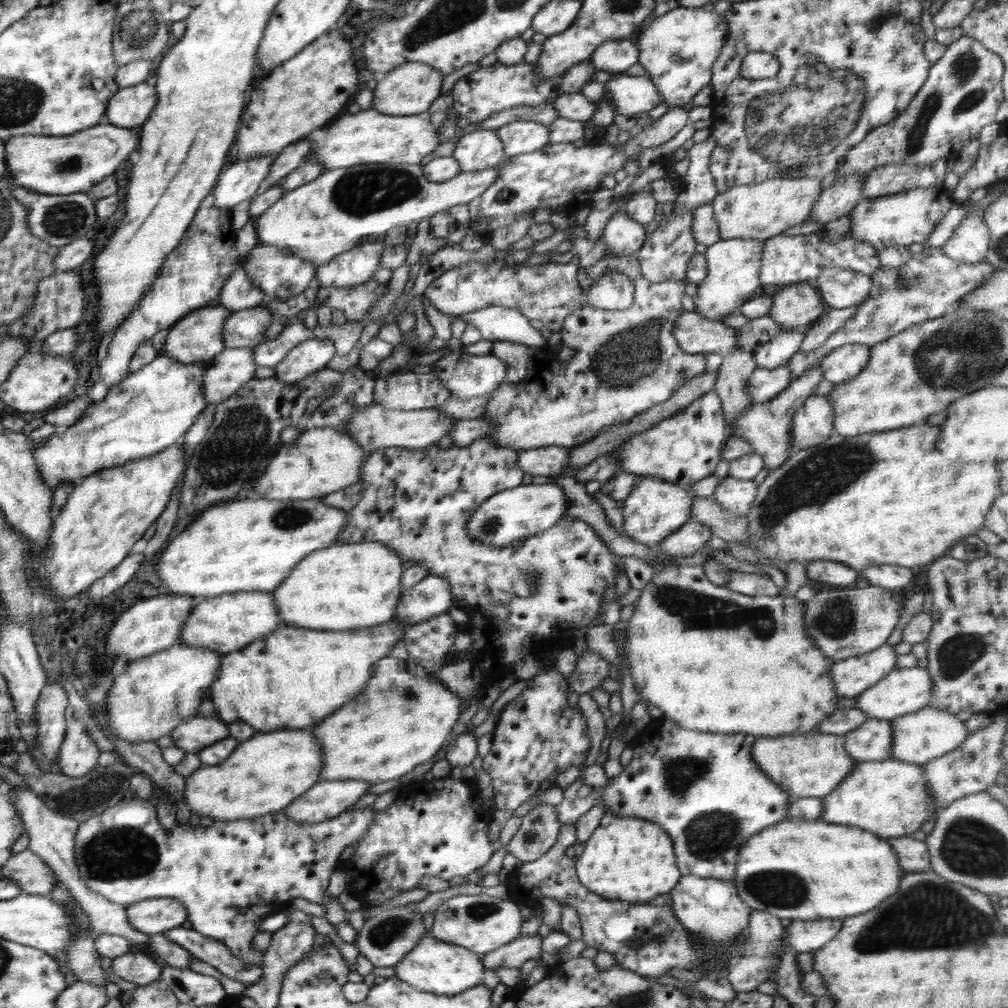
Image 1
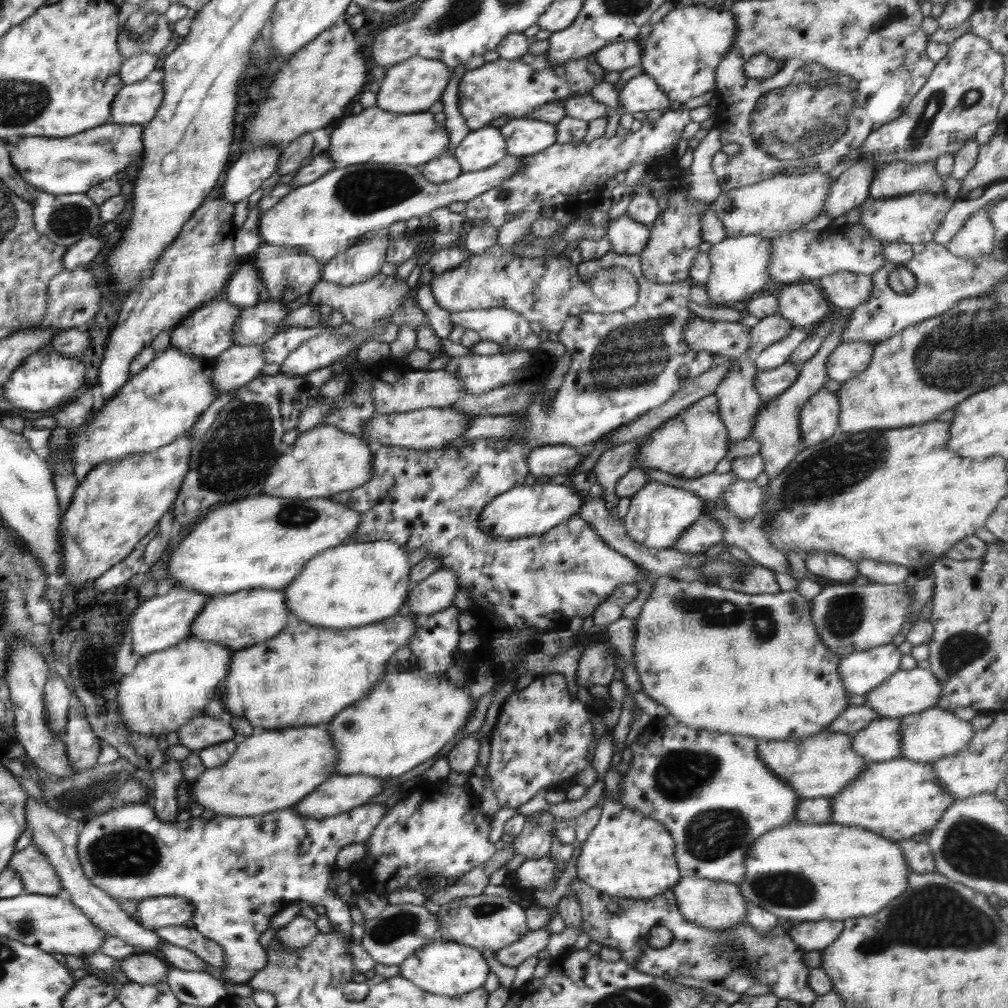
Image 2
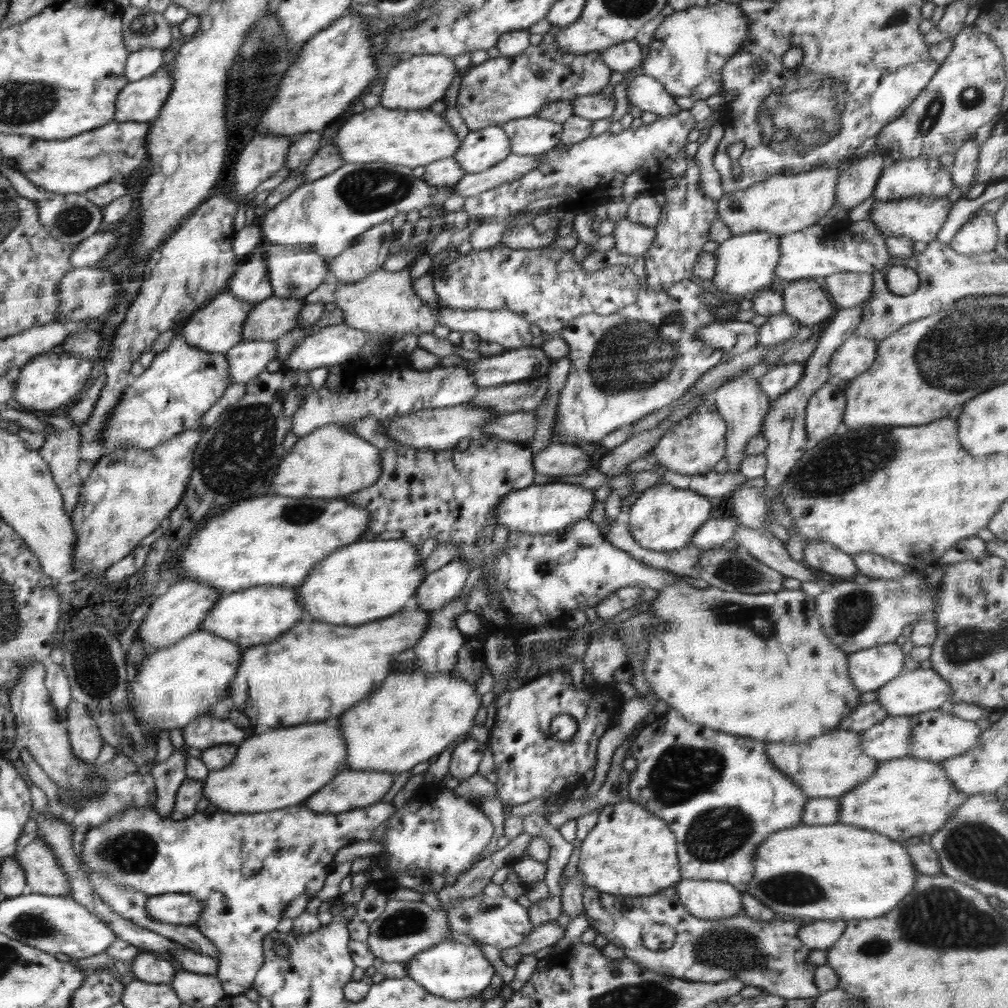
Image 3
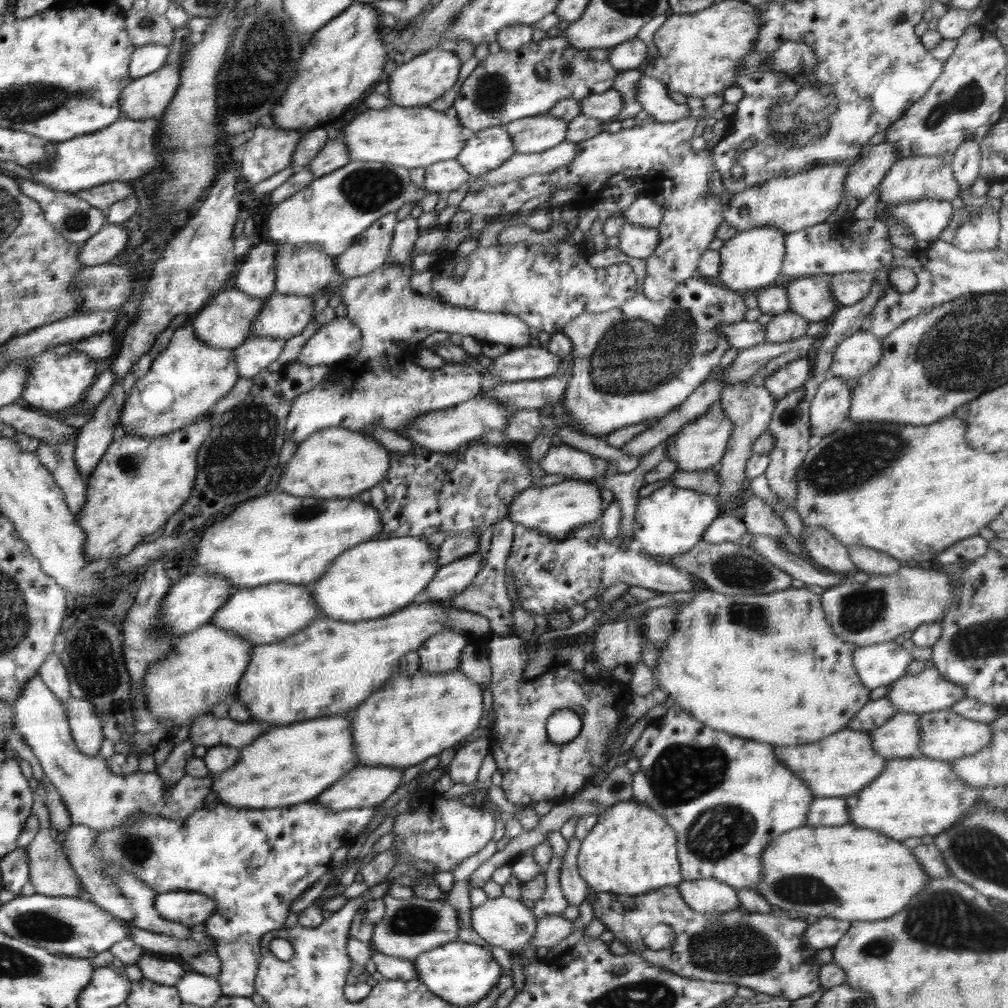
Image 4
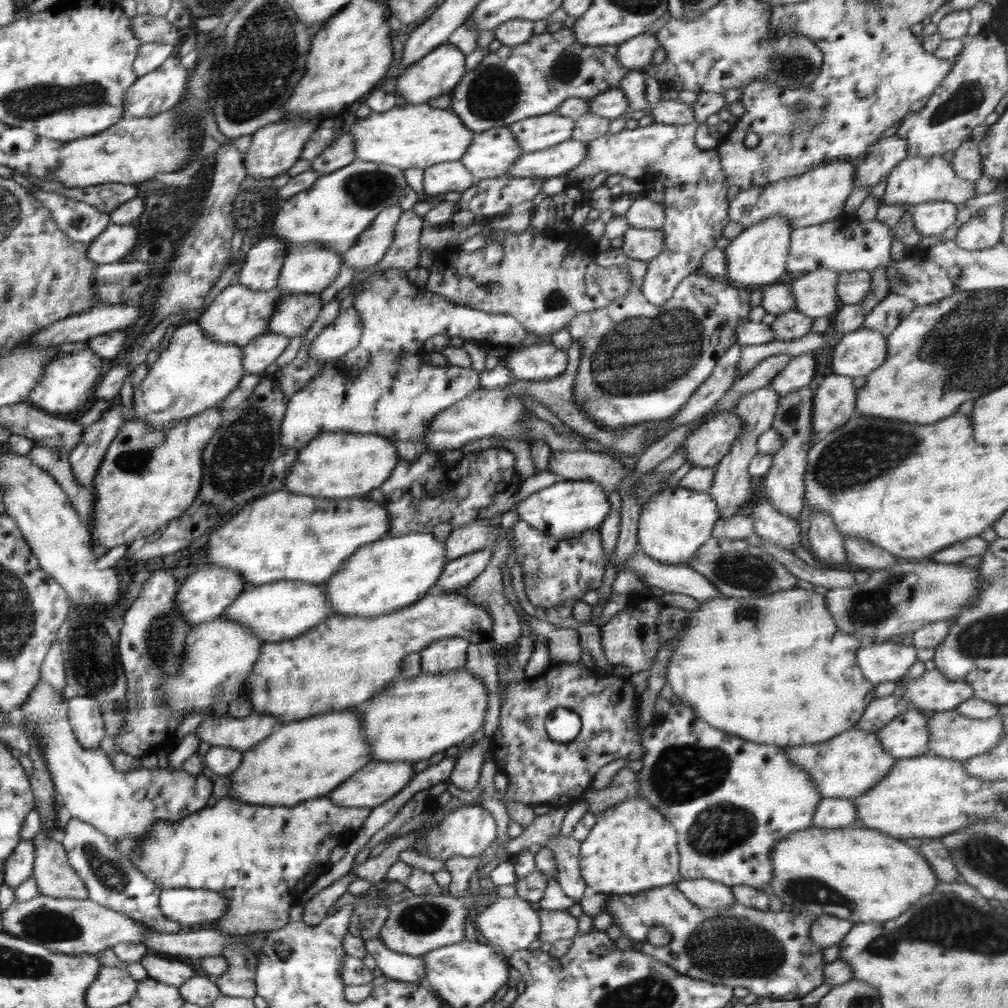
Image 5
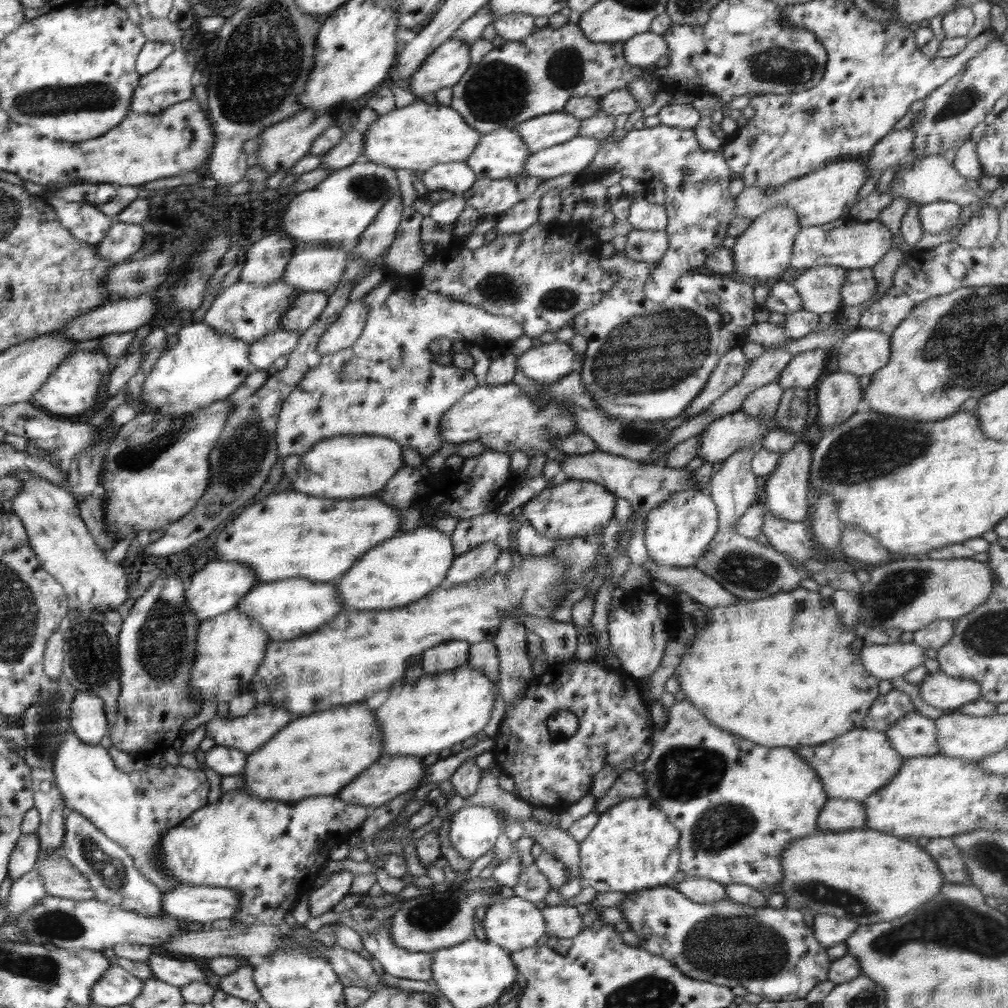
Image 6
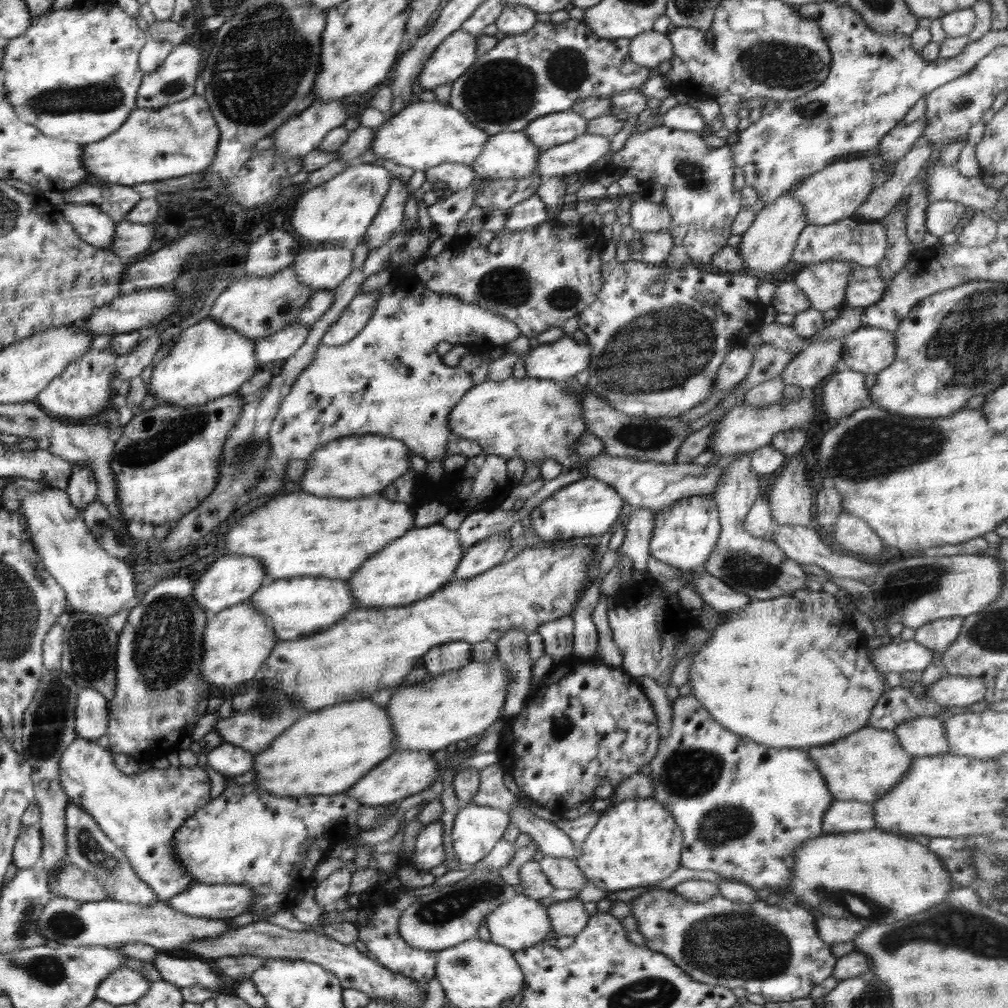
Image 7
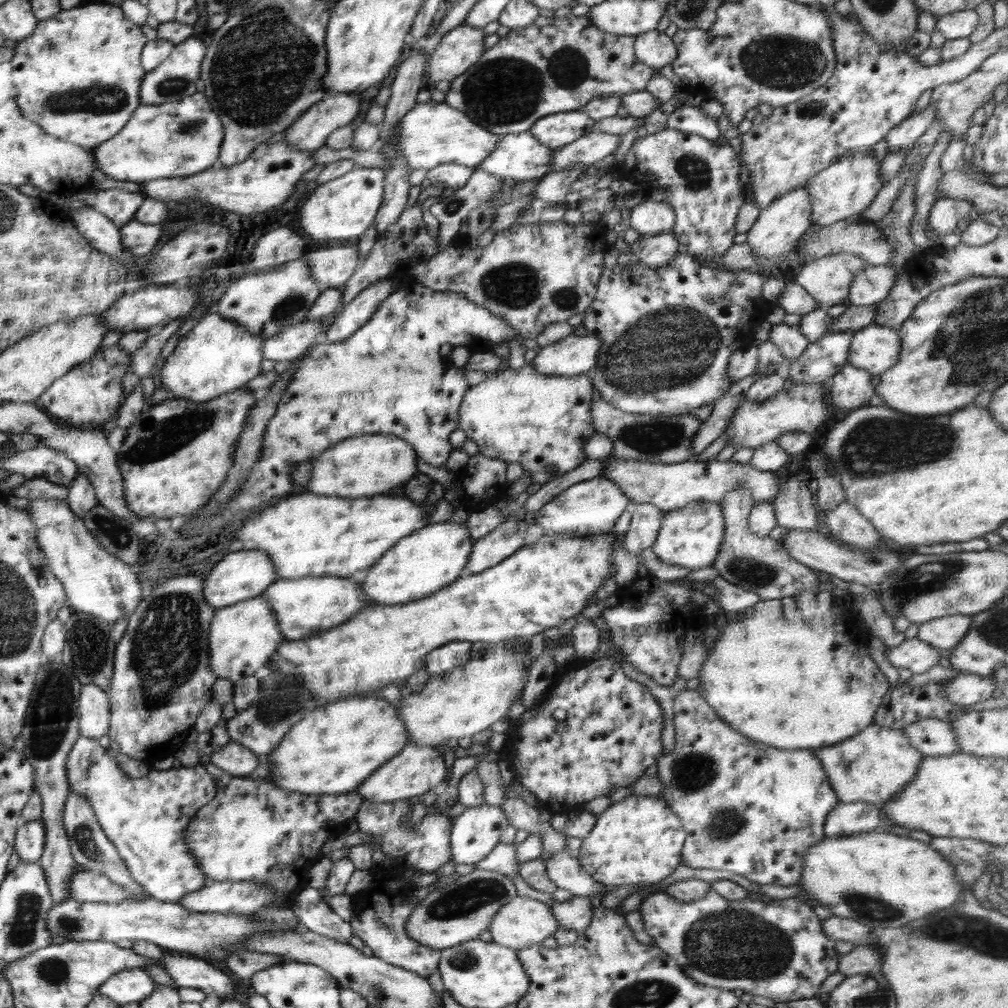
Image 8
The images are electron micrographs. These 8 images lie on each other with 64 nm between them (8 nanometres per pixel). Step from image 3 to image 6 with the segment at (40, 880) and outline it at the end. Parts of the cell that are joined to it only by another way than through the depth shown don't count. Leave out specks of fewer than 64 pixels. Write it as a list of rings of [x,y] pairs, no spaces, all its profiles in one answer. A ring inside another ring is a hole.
[[[41,848],[38,859],[41,859],[39,876],[45,884],[46,893],[50,896],[73,900],[95,899],[95,893],[88,878],[79,872],[68,859],[62,856],[61,848],[46,852]]]

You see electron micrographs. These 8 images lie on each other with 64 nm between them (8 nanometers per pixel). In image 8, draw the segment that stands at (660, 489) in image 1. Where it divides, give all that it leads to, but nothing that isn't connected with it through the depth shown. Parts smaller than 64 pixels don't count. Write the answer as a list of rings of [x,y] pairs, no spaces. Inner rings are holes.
[[[690,502],[676,510],[666,511],[662,518],[662,528],[652,550],[666,564],[675,564],[687,569],[700,569],[711,566],[722,546],[725,536],[724,517],[719,503]]]

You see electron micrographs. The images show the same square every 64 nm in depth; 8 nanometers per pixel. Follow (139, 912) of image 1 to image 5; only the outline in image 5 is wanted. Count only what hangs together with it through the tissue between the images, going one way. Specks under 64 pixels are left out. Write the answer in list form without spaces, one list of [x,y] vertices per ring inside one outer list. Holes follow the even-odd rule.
[[[170,888],[161,890],[159,908],[166,919],[191,929],[222,919],[228,911],[229,901],[214,890]]]

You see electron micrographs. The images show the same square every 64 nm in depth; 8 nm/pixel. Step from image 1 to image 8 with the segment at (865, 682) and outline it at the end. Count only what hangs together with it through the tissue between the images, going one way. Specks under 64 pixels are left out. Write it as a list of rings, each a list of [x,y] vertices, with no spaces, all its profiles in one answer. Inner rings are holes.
[[[916,637],[906,639],[896,648],[888,648],[885,652],[890,664],[897,670],[908,667],[913,673],[922,674],[936,666],[942,658],[940,647],[926,643]]]

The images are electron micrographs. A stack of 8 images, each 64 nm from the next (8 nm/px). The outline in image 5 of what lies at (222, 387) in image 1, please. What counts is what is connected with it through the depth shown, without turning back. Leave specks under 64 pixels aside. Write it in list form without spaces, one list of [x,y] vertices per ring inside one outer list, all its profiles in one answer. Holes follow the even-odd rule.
[[[266,332],[250,340],[242,348],[242,365],[246,374],[264,372],[288,348],[290,339],[282,334]]]

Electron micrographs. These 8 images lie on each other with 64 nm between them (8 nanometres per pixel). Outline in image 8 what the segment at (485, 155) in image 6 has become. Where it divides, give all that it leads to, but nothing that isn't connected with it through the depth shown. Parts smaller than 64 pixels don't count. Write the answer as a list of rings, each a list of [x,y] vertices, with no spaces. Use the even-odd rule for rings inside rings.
[[[530,131],[502,134],[496,148],[476,168],[515,180],[540,180],[550,173],[554,149],[542,145]]]

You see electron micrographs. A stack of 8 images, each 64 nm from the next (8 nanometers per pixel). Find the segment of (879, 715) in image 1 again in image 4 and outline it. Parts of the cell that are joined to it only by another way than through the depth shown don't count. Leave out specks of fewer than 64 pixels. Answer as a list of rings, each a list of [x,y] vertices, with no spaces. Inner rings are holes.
[[[934,667],[924,669],[918,674],[906,673],[902,678],[890,684],[892,689],[886,694],[886,699],[892,701],[896,712],[913,712],[922,715],[926,712],[950,709],[956,702],[966,697],[966,689],[954,681],[945,679]]]

